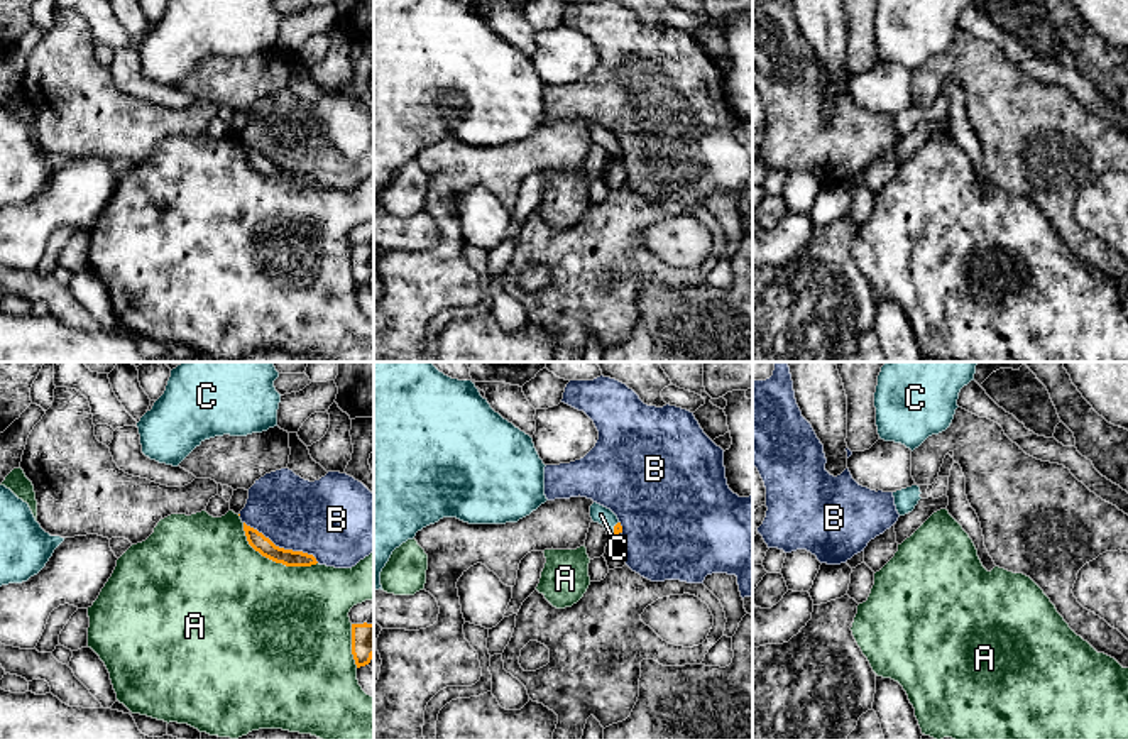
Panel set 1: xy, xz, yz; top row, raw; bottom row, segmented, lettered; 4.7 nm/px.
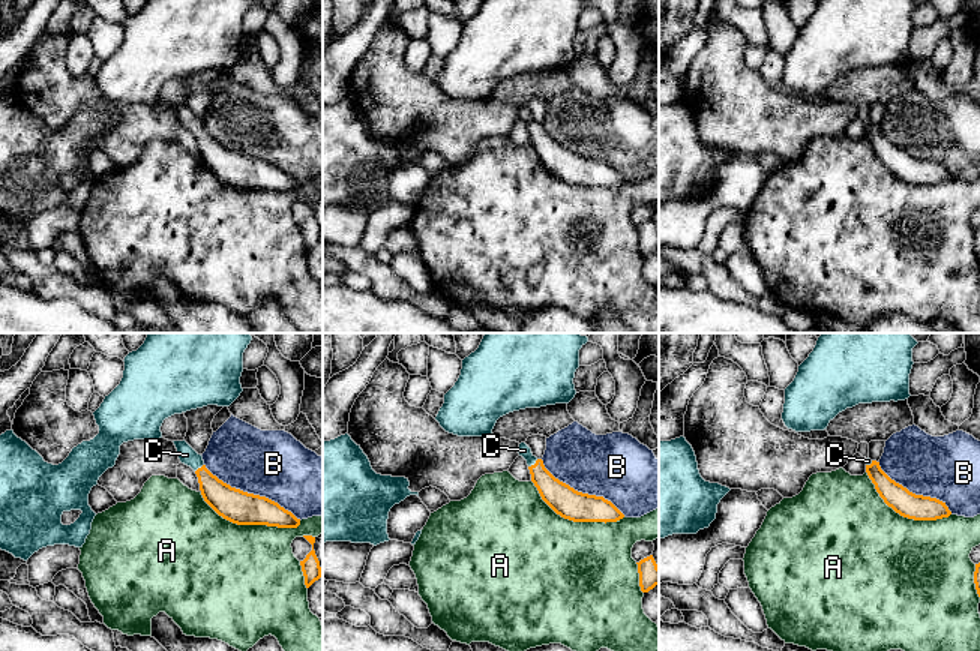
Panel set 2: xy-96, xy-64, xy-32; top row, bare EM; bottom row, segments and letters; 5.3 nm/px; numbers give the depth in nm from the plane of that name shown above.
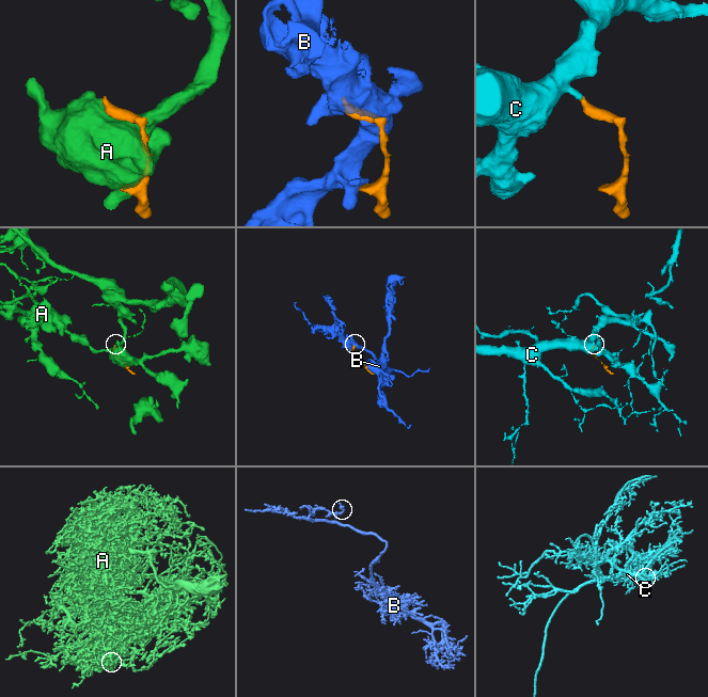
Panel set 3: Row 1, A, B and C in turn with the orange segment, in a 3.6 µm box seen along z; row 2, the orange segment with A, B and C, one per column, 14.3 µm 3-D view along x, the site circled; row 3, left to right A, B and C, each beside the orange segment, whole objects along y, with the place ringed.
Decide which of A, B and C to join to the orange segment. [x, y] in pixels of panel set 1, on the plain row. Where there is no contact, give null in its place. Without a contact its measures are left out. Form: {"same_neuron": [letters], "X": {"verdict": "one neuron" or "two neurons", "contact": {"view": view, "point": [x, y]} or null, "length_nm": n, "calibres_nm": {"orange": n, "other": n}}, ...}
{"same_neuron": ["C"], "A": {"verdict": "two neurons", "contact": {"view": "xy", "point": [273, 181]}, "length_nm": 400, "calibres_nm": {"orange": 80, "other": 500}}, "B": {"verdict": "two neurons", "contact": {"view": "xy", "point": [281, 169]}, "length_nm": 400, "calibres_nm": {"orange": 80, "other": 360}}, "C": {"verdict": "one neuron", "contact": {"view": "xz", "point": [614, 149]}, "length_nm": 70, "calibres_nm": {"orange": 50, "other": 90}}}

